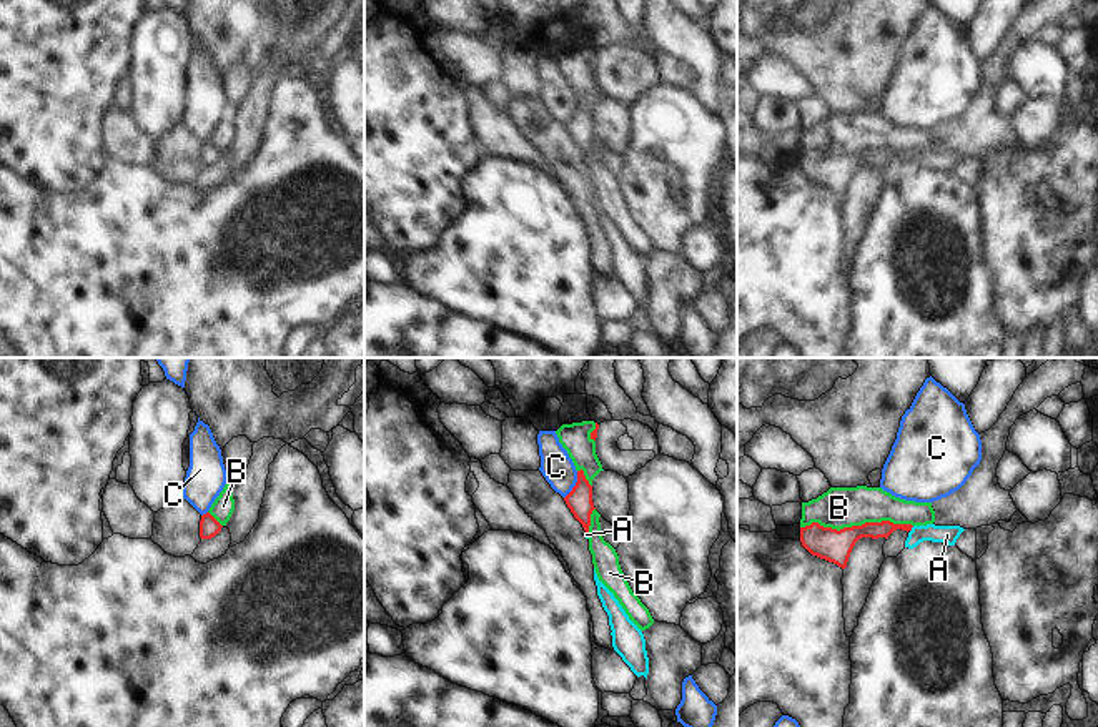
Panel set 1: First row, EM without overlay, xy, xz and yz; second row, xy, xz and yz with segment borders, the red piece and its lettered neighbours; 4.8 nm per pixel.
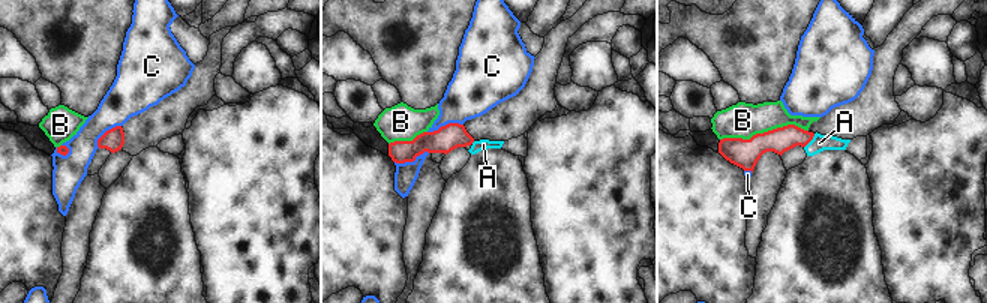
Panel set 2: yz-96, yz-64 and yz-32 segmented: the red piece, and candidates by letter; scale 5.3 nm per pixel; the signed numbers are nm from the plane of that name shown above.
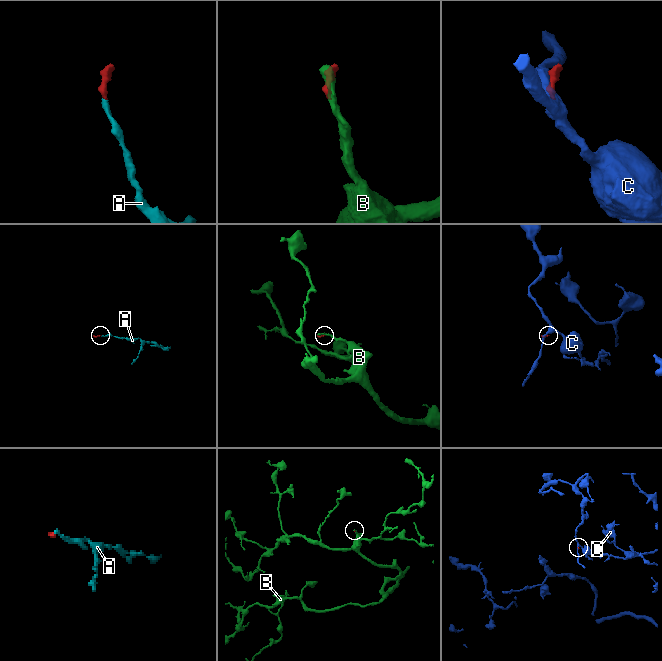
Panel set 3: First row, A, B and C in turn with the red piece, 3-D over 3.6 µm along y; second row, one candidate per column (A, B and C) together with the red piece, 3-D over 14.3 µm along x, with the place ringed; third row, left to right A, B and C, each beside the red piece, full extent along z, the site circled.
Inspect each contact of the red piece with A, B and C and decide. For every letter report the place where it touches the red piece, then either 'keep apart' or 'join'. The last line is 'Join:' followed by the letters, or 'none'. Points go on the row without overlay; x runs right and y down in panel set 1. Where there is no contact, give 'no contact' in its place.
A: contact yz (910, 157); join
B: contact yz (855, 153); keep apart
C: contact xz (576, 112); keep apart
Join: A

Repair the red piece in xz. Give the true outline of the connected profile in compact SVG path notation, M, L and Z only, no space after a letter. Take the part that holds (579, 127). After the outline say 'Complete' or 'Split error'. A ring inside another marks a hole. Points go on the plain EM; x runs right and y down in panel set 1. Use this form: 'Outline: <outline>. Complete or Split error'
Outline: M577 98L577 110L572 118L564 125L567 135L574 145L582 151L584 158L589 160L591 141L596 136L592 130L592 113L584 103L584 98Z. Complete

